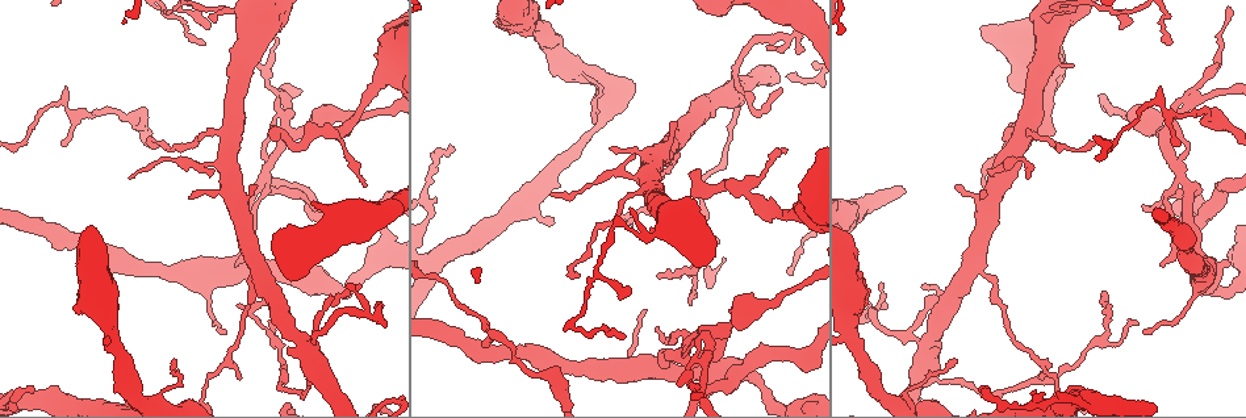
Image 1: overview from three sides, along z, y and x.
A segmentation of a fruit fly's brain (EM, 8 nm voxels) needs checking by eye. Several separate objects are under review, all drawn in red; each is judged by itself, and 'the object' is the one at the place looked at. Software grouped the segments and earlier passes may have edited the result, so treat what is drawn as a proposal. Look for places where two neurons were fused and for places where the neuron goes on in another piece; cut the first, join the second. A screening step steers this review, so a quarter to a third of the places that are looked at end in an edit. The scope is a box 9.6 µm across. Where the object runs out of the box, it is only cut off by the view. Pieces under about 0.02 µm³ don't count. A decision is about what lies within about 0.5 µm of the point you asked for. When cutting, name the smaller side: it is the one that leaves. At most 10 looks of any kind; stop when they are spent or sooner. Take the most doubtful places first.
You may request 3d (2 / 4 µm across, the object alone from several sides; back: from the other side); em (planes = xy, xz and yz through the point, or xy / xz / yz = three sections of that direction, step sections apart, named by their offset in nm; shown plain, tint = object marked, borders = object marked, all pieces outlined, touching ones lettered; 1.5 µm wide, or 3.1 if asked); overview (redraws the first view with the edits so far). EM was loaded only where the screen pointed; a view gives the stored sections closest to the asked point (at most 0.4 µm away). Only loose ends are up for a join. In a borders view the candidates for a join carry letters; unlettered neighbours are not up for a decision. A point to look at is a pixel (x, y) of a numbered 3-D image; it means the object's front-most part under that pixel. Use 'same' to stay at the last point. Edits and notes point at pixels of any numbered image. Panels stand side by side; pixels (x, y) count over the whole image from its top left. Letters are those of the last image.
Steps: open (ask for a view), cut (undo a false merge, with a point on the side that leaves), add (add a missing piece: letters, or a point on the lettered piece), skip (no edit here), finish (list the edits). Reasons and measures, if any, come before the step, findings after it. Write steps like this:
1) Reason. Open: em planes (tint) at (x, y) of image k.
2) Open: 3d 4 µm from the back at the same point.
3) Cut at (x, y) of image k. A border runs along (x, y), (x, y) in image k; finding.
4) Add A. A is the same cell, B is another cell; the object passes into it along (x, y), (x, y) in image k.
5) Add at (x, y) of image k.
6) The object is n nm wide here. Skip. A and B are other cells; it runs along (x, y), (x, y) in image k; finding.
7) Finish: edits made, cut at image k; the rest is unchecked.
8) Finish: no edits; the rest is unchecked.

Three-way junction. Open: 3d 2 µm from the back at (705, 355) of image 1.

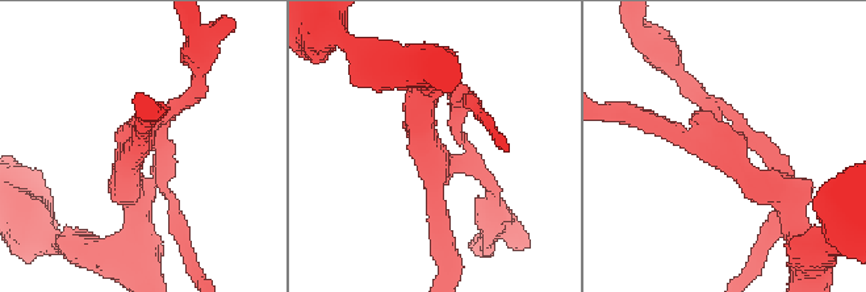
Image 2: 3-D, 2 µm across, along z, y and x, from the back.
Need the tissue. Open: em planes (borders) at (726, 146) of image 2.

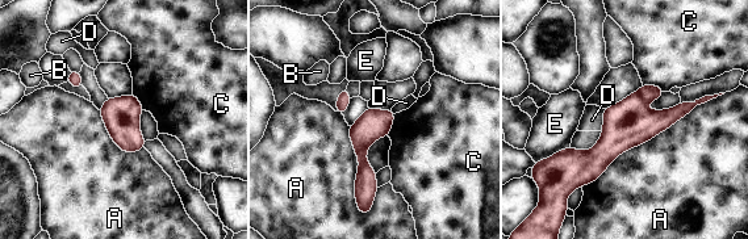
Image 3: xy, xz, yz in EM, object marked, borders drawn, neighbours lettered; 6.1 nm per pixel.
Cut at (647, 93) of image 3. A, B, C, D and E are other cells; a border runs along (636, 92), (646, 103) in image 3; two neurons meet here.

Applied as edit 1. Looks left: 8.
Open: overview.

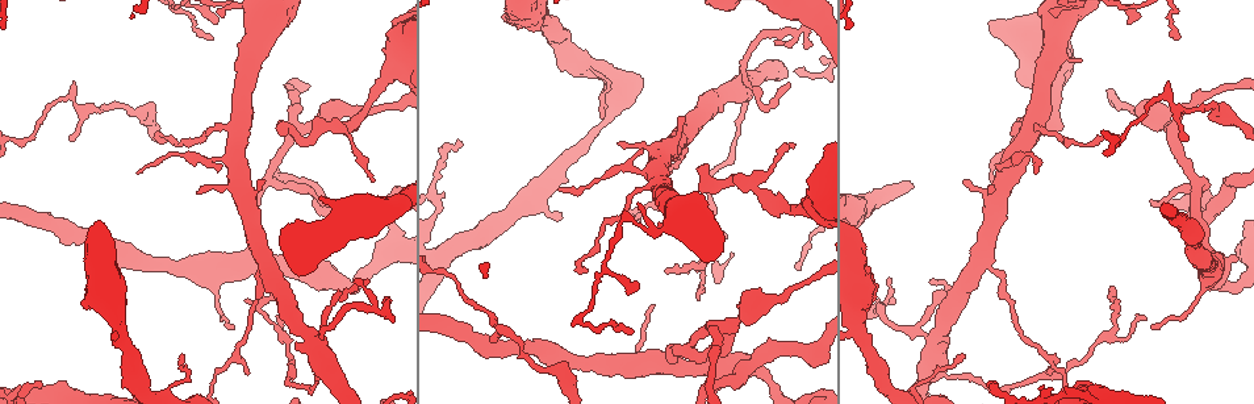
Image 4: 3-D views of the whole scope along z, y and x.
An open end. Open: 3d 2 µm at (372, 179) of image 4.

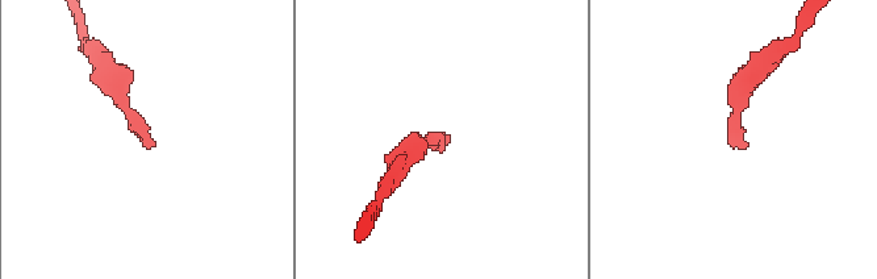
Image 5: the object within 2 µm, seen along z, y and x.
Open: em xy step 4 (borders) at (738, 142) of image 5.

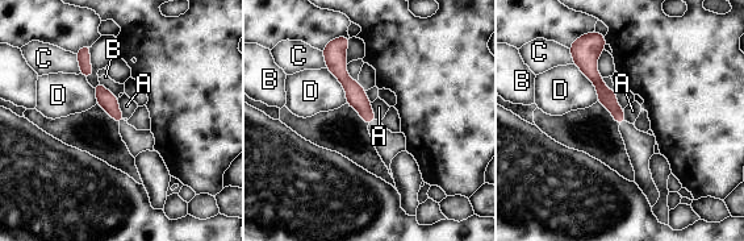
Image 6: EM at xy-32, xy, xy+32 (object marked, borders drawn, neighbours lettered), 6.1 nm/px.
Skip. A, B, C and D are other cells; a border runs along (117, 98), (117, 106), (125, 117) in image 6; none of them fits.

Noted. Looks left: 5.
Thin neck. Open: em planes (tint) at (102, 108) of image 4.

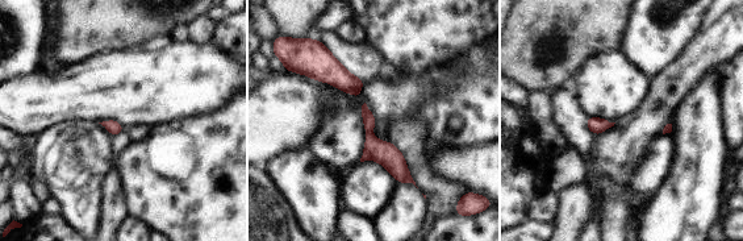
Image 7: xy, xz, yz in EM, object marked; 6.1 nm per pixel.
Open: em planes (borders) at the same point.

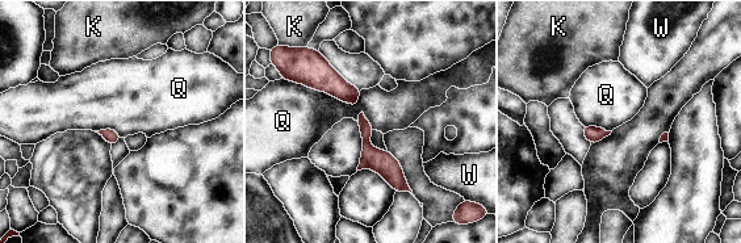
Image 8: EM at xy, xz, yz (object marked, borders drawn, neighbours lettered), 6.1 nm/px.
The object is 50 nm wide here; the longest contact is with Q, 440 nm. Skip. K, Q and W are other cells; all the same neuron.

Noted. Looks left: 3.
Finish: edits made, cut at image 3; the rest is unchecked.

